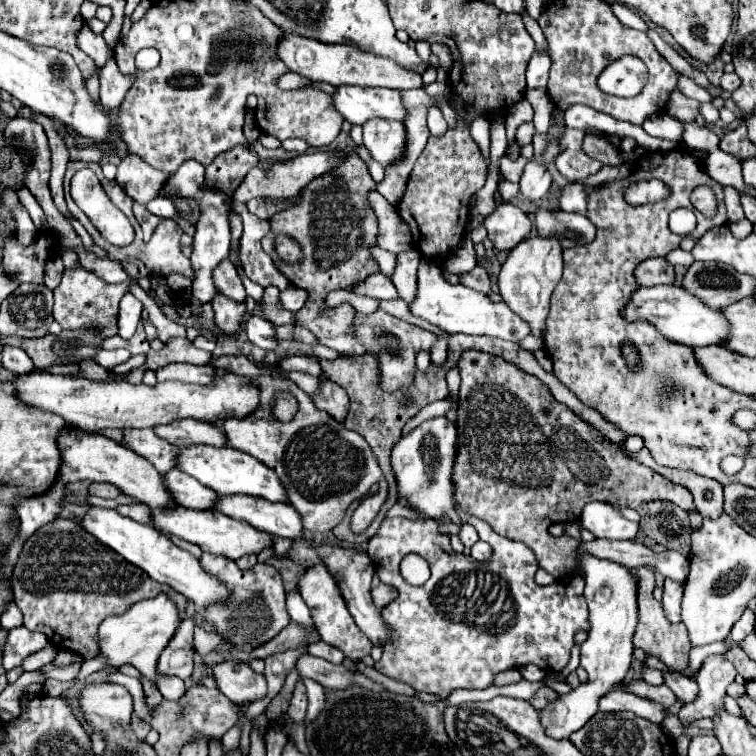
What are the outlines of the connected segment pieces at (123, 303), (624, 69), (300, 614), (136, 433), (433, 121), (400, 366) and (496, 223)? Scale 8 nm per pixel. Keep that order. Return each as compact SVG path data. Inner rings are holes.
M124 294L124 298L120 300L120 312L118 312L118 334L124 340L130 340L136 332L142 314L142 302L136 300L134 294Z
M622 56L602 70L598 86L612 96L636 96L646 84L648 70L638 56Z
M296 590L288 592L288 596L286 596L286 608L288 608L288 614L292 616L294 622L300 622L300 624L304 624L308 628L314 626L314 622L310 618L310 610L308 610L308 606L304 604L302 596Z
M150 428L122 430L122 432L124 432L122 444L134 450L138 456L146 458L160 474L174 468L174 458L178 454L176 446L170 446L166 440L158 438Z
M430 106L430 110L428 110L428 128L430 128L430 134L434 134L434 136L440 136L446 132L446 120L444 120L440 108L436 108L436 106Z
M376 310L370 316L356 312L354 320L352 320L352 332L354 332L354 338L366 348L366 352L376 356L378 386L386 392L394 392L394 390L402 390L402 388L410 386L410 382L414 382L414 374L416 374L416 354L420 350L430 352L438 340L436 334L432 334L420 326L414 326L410 322L404 322L382 310Z
M502 202L496 210L484 220L484 228L488 230L488 238L492 240L496 250L510 252L518 242L522 242L530 230L532 222L526 212L510 202Z

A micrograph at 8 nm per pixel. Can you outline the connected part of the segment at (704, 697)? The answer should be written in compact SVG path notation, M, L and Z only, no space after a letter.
M710 656L702 662L696 682L698 682L698 698L694 702L688 702L682 706L678 718L684 722L696 720L696 718L714 718L718 710L724 708L726 688L734 682L736 668L724 658L724 656Z

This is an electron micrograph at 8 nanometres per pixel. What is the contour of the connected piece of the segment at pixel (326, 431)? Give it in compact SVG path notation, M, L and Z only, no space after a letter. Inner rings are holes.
M260 374L254 382L262 386L262 390L258 390L258 410L254 410L250 418L242 418L242 422L238 422L238 418L222 422L228 444L236 450L248 452L278 474L290 504L298 510L298 514L302 514L302 526L306 526L308 532L330 532L354 500L368 498L374 484L380 484L380 488L386 486L370 446L360 434L344 428L344 424L330 418L328 412L318 410L312 398L290 378ZM280 388L290 390L300 404L298 414L288 424L276 422L270 412L274 390Z

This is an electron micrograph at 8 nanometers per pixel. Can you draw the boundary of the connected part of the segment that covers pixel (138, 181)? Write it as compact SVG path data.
M132 152L120 160L116 174L116 182L124 188L124 192L140 204L148 204L152 198L156 198L167 178L164 172L154 170L150 164L142 162L138 154Z

